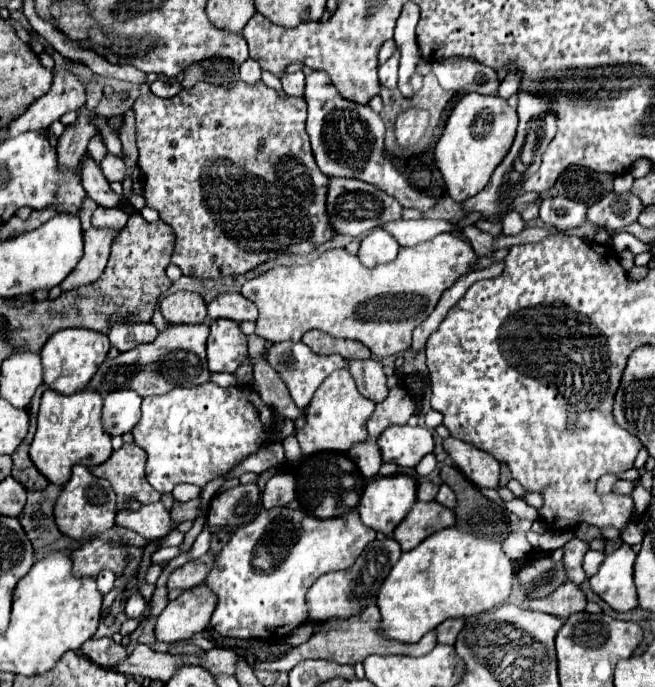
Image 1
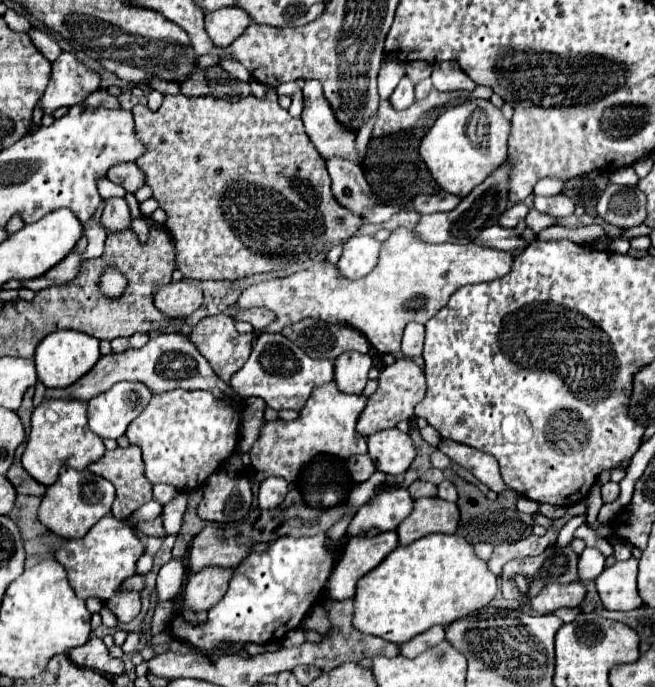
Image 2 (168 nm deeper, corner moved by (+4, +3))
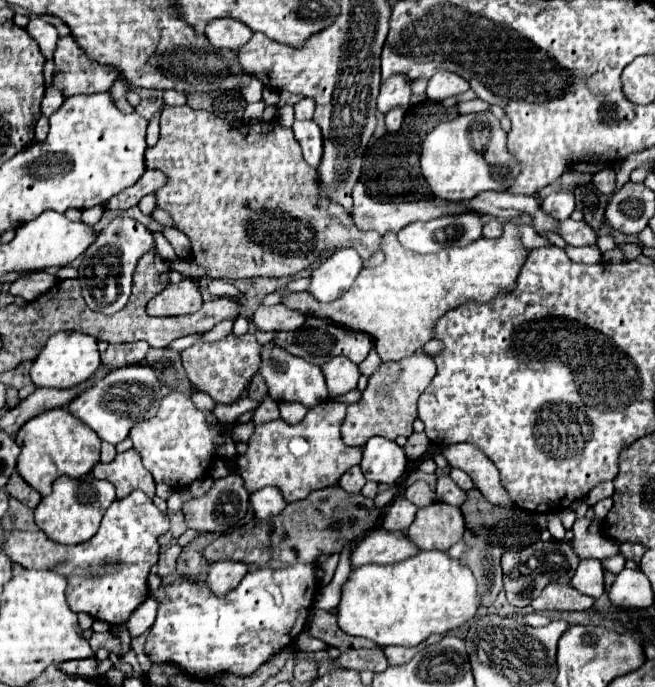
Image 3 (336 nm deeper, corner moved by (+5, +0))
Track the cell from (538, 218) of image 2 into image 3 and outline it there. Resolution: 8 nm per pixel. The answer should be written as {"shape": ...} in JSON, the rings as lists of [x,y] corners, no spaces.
{"shape":[[[572,218],[562,220],[560,222],[560,234],[562,238],[570,244],[570,246],[588,246],[588,244],[596,244],[596,234],[594,230],[582,220],[582,222],[574,222]]]}

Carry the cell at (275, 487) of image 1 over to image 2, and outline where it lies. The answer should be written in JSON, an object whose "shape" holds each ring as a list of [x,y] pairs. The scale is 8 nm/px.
{"shape":[[[267,477],[259,487],[259,507],[261,509],[273,509],[279,503],[283,503],[285,495],[289,491],[289,483],[281,477]]]}

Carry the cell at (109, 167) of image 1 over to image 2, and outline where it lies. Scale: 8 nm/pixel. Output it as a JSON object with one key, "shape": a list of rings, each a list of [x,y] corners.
{"shape":[[[125,163],[125,165],[115,165],[107,171],[107,177],[121,185],[125,191],[135,193],[143,183],[145,183],[145,175],[141,173],[141,169],[135,163]]]}

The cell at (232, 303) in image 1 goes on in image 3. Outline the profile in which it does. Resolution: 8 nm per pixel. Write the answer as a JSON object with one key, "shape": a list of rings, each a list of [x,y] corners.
{"shape":[[[284,304],[276,306],[260,306],[252,318],[258,330],[264,332],[278,332],[278,330],[298,330],[306,320],[306,314],[294,310],[294,308],[284,308]]]}

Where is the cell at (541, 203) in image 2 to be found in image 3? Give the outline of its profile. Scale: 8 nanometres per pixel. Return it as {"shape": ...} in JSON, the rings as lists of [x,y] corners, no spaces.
{"shape":[[[560,190],[560,192],[552,192],[542,200],[542,210],[546,214],[550,214],[556,220],[566,220],[570,218],[570,214],[574,212],[576,200],[574,194],[568,190]]]}

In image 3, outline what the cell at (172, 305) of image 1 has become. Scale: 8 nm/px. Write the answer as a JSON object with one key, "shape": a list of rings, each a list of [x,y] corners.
{"shape":[[[184,278],[178,284],[168,284],[146,306],[150,316],[182,316],[194,314],[202,306],[202,294],[194,280]]]}

